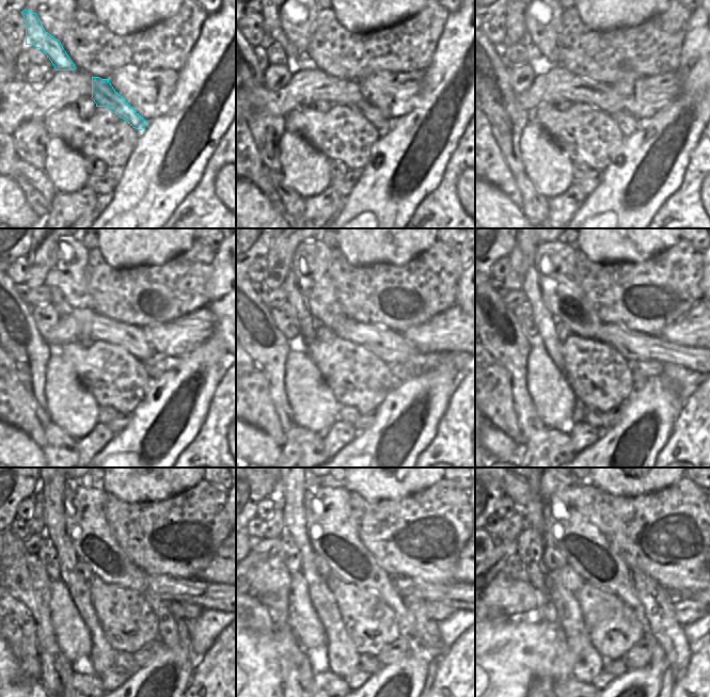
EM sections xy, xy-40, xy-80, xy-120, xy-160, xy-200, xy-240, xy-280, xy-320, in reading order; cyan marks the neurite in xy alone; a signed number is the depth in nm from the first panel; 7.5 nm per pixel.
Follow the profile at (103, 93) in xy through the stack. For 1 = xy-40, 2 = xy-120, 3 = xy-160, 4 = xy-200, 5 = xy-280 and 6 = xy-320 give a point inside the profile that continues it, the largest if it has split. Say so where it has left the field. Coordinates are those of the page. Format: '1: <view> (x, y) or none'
1: xy-40 (371, 113)
2: xy-120 (157, 365)
3: xy-160 (401, 370)
4: xy-200 (646, 369)
5: xy-280 (438, 611)
6: xy-320 (688, 611)

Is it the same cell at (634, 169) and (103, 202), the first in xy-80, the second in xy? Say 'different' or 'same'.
different

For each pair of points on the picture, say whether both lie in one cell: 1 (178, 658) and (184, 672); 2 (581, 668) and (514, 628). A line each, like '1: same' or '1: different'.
1: same
2: different

